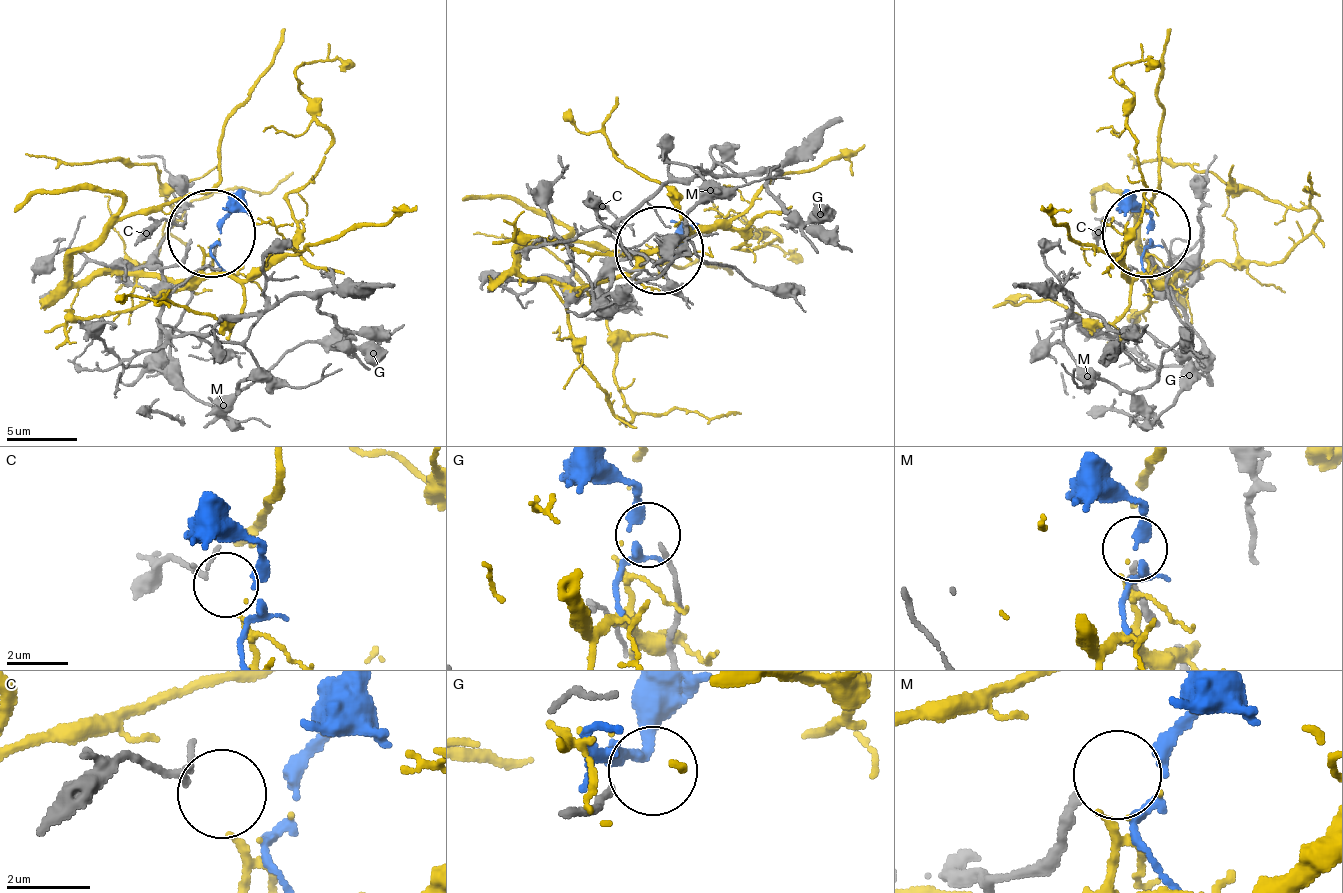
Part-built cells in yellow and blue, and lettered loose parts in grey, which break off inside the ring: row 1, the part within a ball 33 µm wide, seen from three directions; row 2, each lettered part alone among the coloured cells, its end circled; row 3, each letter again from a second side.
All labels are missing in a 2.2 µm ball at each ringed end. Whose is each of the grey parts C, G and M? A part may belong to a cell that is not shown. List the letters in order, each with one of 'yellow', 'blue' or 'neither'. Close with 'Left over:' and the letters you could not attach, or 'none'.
C: yellow
G: neither
M: blue
Left over: G

